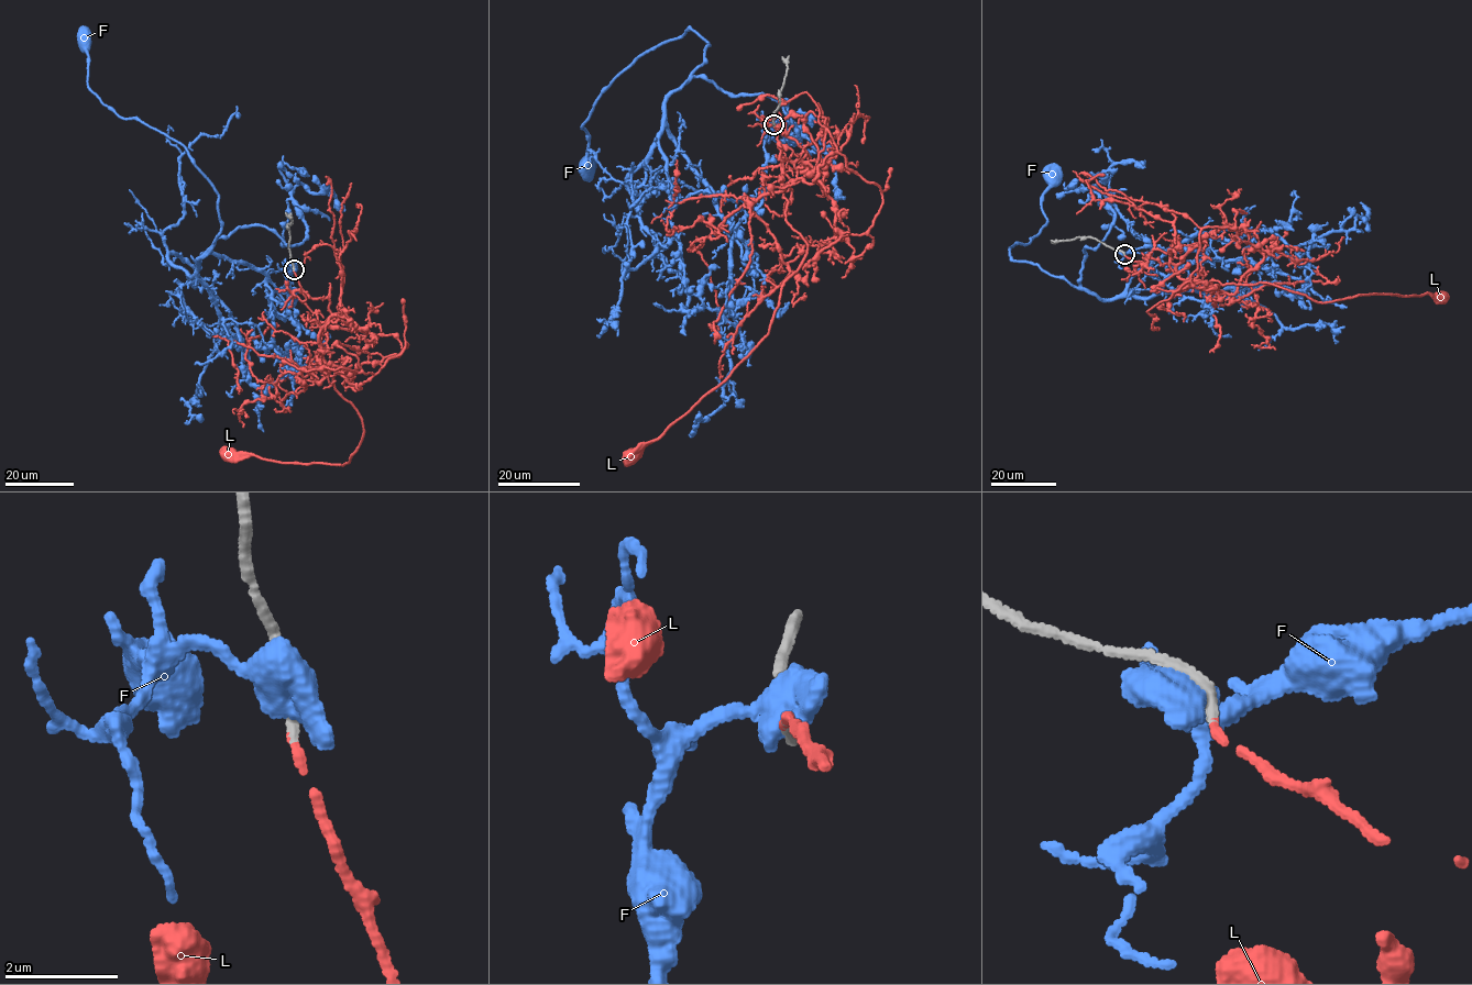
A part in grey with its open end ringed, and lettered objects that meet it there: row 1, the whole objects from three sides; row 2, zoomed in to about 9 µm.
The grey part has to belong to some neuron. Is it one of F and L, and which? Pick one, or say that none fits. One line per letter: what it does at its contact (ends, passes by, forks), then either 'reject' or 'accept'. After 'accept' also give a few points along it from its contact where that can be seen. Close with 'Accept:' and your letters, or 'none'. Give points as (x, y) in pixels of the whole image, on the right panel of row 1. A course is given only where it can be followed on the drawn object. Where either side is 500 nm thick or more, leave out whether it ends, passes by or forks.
F: reject
L: it ends | accept | via (1123, 254), (1144, 262), (1160, 248), (1181, 278), (1260, 281), (1319, 302), (1373, 294), (1441, 296)
Accept: L

